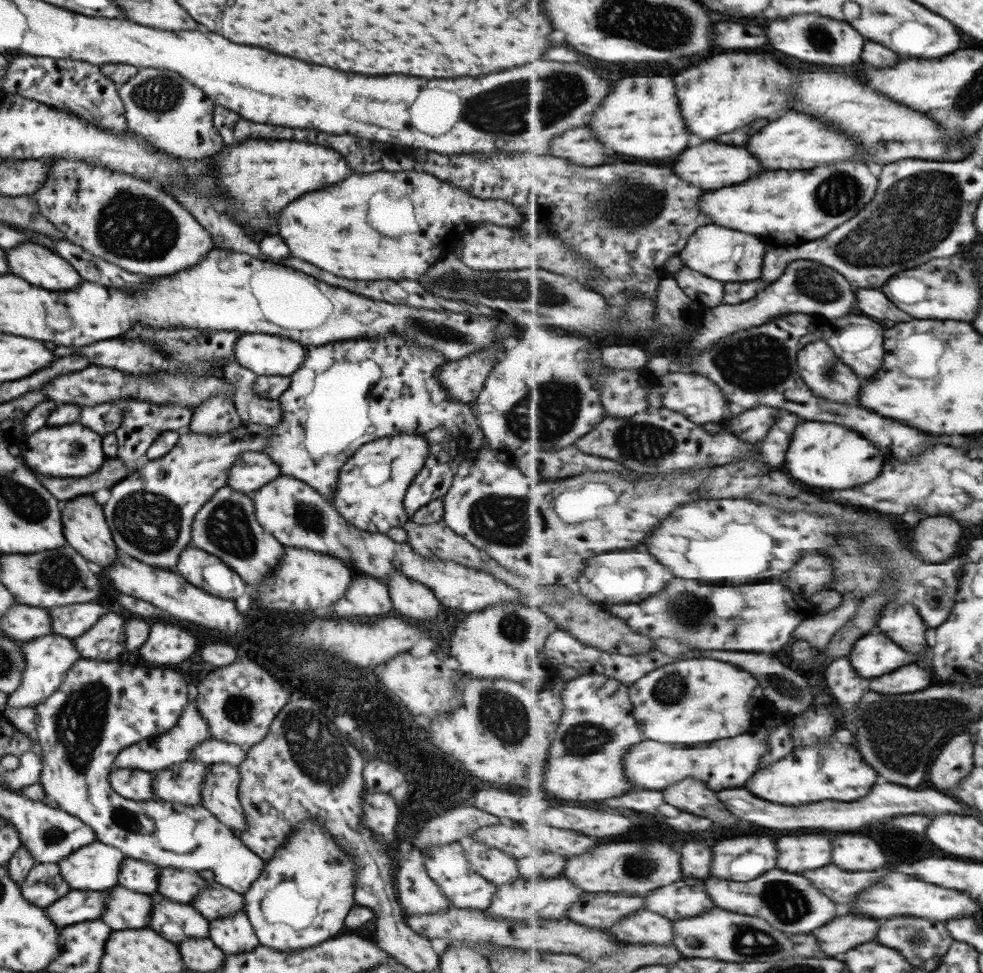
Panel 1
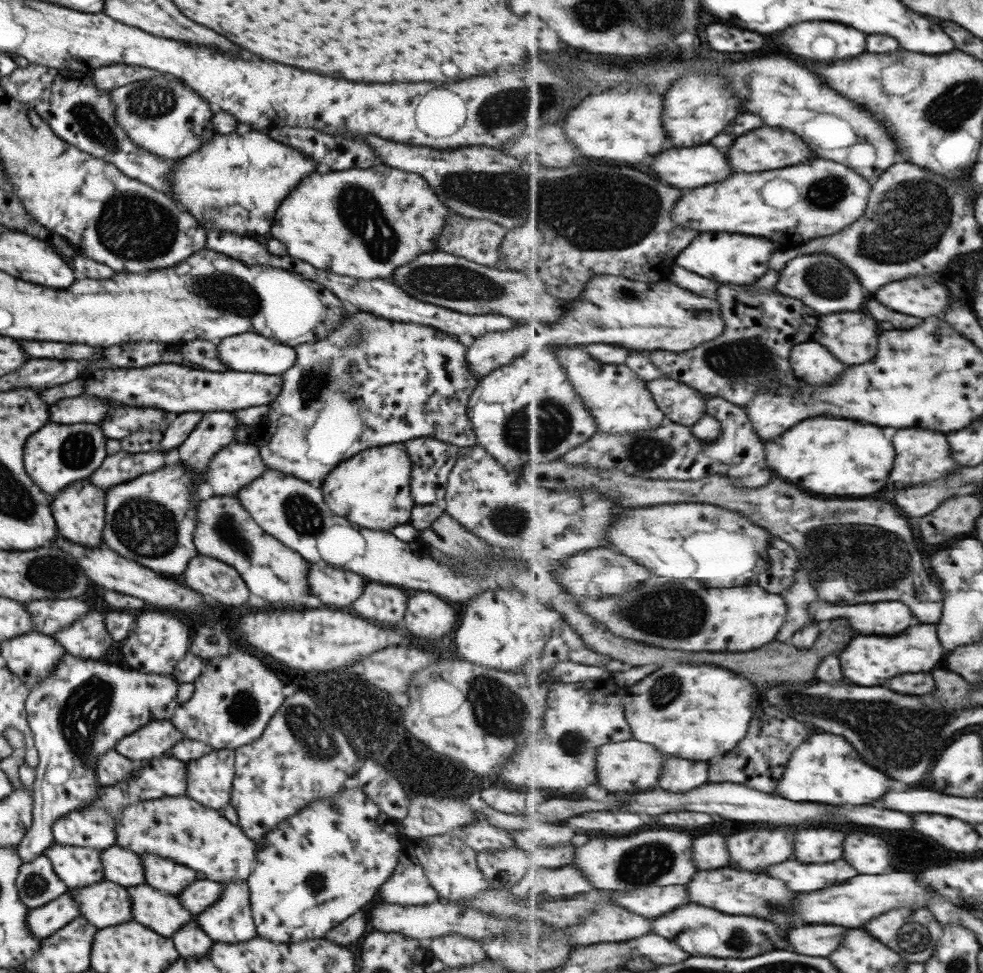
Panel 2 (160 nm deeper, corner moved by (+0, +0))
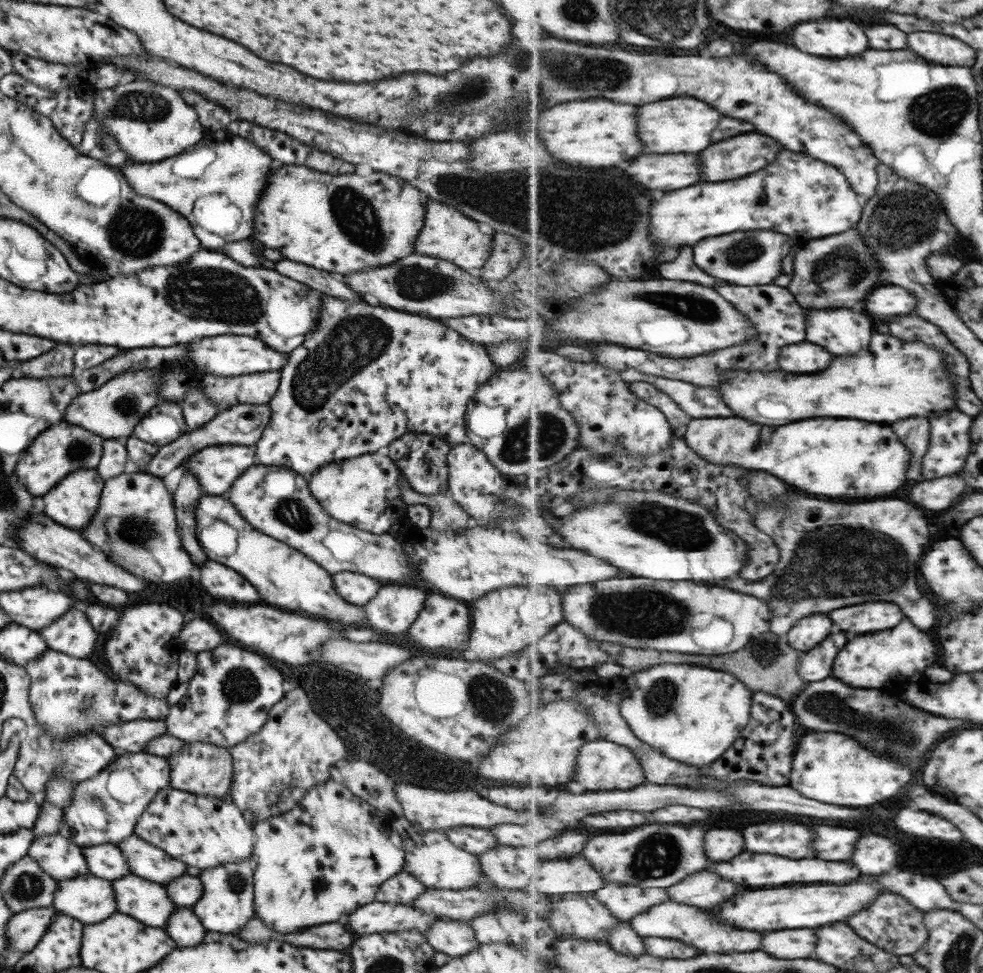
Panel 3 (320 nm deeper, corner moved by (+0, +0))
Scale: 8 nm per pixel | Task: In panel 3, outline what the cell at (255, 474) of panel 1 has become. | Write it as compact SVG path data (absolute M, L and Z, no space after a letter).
M224 444L199 449L186 459L184 468L197 479L199 486L203 486L201 490L205 494L224 496L231 482L251 464L253 464L253 451L249 449L249 446Z

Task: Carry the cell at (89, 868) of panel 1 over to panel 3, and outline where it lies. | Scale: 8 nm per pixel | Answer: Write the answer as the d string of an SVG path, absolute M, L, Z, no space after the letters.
M58 833L45 835L31 841L27 856L51 878L67 880L88 873L81 847Z

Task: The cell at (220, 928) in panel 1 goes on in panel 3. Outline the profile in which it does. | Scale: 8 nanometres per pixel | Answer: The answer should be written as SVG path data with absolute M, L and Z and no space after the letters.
M249 856L235 863L200 869L198 879L202 884L202 893L191 910L206 931L234 934L235 931L240 931L240 928L254 914L252 879L254 865Z

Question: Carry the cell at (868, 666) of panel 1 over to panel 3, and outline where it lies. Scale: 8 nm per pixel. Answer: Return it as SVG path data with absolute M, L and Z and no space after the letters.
M905 618L897 628L857 636L855 640L851 640L835 660L835 676L855 688L883 690L883 686L887 686L891 680L899 682L905 678L920 678L925 668L940 662L940 651L934 632L925 631L913 624L911 619Z

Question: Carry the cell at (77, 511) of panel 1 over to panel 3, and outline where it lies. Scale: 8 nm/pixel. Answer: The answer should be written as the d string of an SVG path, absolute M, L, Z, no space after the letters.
M96 470L73 471L43 495L43 512L57 524L80 532L96 511L103 485Z

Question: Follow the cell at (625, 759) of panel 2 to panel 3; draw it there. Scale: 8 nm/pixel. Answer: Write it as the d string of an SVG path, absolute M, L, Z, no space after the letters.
M597 739L585 743L580 750L579 766L576 768L577 782L586 790L631 790L645 782L645 772L640 757L624 744Z

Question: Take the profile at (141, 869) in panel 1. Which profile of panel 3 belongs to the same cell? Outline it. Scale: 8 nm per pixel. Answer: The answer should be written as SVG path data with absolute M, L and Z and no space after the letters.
M112 844L82 847L85 864L90 875L105 880L117 880L131 873L121 851Z

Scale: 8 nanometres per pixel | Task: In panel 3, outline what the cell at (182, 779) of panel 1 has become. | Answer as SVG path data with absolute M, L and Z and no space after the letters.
M143 751L117 752L104 770L79 781L72 790L58 834L79 847L100 844L116 845L132 834L135 823L157 791L169 786L168 761Z

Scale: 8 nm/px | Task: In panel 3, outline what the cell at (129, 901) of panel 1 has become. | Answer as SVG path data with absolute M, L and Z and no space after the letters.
M87 873L56 883L51 904L56 912L73 917L83 925L101 922L116 912L114 892L109 880Z

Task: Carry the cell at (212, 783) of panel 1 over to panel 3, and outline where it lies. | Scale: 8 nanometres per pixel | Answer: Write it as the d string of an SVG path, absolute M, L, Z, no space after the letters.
M205 742L185 743L185 748L169 755L168 761L169 786L194 795L222 797L229 792L232 783L232 760L226 748Z

